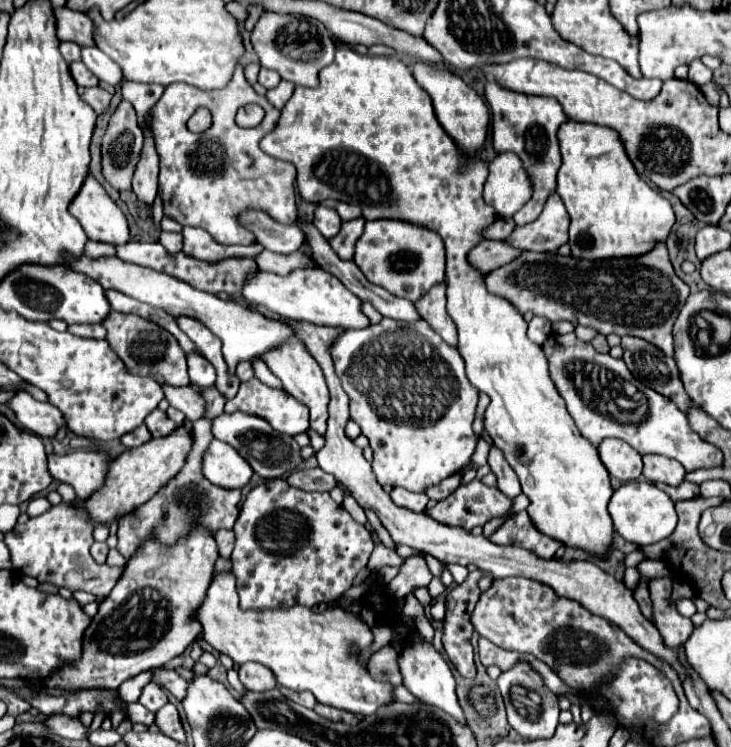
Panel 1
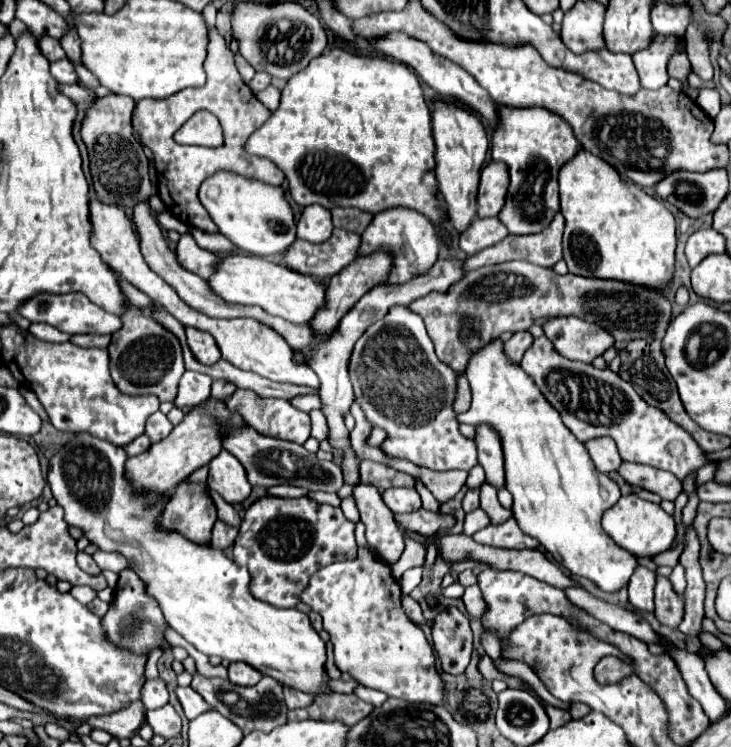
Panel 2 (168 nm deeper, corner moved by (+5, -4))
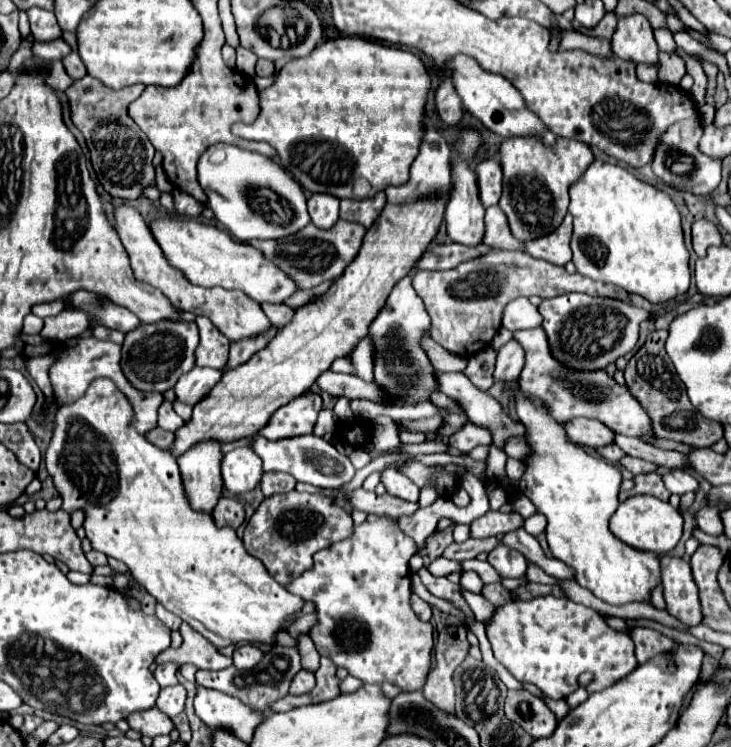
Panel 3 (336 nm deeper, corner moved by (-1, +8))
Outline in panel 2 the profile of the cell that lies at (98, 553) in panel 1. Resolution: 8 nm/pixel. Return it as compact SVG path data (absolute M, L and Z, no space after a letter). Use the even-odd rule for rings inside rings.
M87 552L77 554L77 564L79 564L79 568L83 568L89 574L99 574L101 572L101 568L95 564L95 560Z

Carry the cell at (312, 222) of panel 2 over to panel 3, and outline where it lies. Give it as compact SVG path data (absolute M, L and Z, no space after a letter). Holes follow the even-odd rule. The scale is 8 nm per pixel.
M313 194L307 200L311 222L317 228L331 228L339 218L339 198L331 194Z

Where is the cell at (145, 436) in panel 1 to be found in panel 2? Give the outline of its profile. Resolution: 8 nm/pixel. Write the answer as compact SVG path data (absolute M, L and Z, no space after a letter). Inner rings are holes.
M141 434L139 438L135 438L131 444L127 444L127 446L123 446L123 450L127 452L127 456L137 456L137 454L141 454L141 452L145 452L147 448L151 446L151 442L149 442L149 438L145 436L145 434Z

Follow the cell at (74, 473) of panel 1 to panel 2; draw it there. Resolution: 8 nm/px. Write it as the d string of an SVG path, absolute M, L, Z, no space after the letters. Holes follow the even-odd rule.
M81 434L81 444L71 444L57 452L49 462L47 482L55 500L65 510L65 520L71 526L83 528L85 536L97 544L101 550L117 550L121 552L131 568L141 576L147 584L147 592L161 604L163 616L167 624L179 632L187 642L191 642L199 652L207 656L219 656L227 662L245 662L263 672L265 676L275 678L281 686L289 686L311 696L329 694L329 674L325 670L325 642L311 626L311 620L305 612L291 608L281 610L267 602L259 602L249 594L249 572L247 568L239 568L233 560L229 560L223 552L213 550L211 546L199 546L189 542L177 532L165 532L157 526L155 518L163 510L163 494L137 494L123 478L127 454L121 446L109 444L105 440L97 440L89 434Z

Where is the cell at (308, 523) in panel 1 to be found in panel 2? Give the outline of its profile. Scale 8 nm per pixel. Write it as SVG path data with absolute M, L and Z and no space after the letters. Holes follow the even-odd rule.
M263 496L255 500L241 522L239 534L233 544L233 560L237 566L249 568L251 584L249 590L257 600L273 604L277 608L293 608L301 602L301 592L309 586L309 578L317 568L325 564L333 564L337 560L353 560L357 558L357 542L355 542L355 524L349 522L341 508L319 504L311 498L277 498L277 496Z

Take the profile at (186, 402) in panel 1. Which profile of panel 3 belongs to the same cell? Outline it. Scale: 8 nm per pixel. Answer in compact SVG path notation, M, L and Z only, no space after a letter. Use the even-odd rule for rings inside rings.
M257 434L257 436L253 436L253 450L263 460L265 472L269 472L269 470L291 472L291 476L297 482L305 482L315 488L339 488L339 486L349 484L355 476L355 468L349 462L349 458L339 454L333 444L329 444L323 438L317 438L313 434L297 436L295 440L277 440L277 442L263 440L263 436Z

